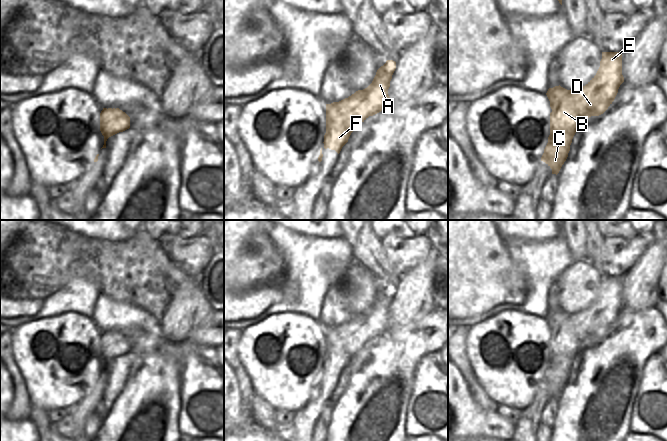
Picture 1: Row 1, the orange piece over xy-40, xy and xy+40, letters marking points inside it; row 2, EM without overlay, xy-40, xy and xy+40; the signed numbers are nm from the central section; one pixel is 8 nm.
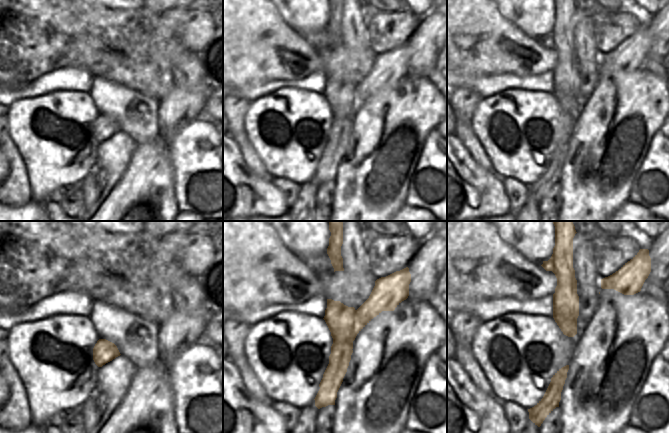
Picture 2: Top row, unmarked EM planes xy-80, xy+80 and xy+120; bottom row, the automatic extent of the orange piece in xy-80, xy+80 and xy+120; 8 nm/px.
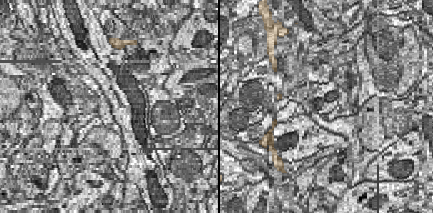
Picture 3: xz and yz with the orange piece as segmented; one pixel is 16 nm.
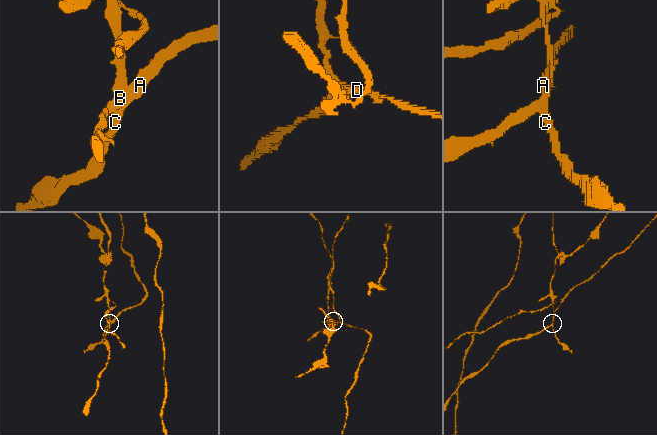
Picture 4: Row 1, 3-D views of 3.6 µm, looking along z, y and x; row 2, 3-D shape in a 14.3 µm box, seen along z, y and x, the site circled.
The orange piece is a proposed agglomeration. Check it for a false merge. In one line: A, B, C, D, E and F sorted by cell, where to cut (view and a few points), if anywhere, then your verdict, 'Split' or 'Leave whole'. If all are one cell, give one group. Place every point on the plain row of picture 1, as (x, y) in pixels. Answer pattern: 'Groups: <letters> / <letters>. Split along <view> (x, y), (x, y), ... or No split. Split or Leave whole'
Groups: A D E / B C F. Split along xy+40 (577, 313), (574, 317), (574, 337), (577, 341), (576, 353). Split

